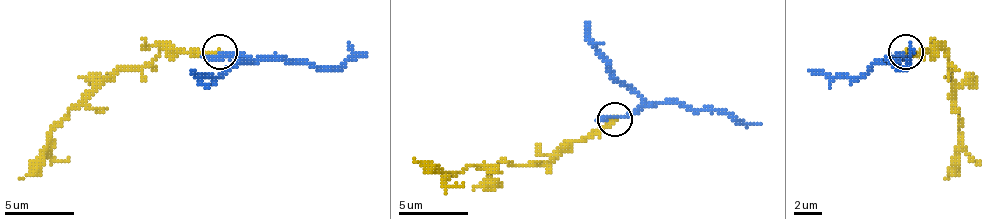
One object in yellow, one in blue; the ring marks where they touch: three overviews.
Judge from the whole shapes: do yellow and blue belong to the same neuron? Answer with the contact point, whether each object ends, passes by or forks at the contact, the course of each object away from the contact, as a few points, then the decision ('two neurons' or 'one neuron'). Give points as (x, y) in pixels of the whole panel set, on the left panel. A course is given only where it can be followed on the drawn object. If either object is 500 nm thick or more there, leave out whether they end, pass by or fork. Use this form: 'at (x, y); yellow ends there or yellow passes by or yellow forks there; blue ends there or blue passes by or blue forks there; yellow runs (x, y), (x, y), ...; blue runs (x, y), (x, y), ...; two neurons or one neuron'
at (220, 52); yellow ends there; blue ends there; yellow runs (219, 53), (163, 49), (142, 67), (117, 67), (68, 112), (33, 168), (19, 178); blue runs (219, 53), (236, 53), (250, 60), (289, 60), (341, 67), (366, 53); two neurons

